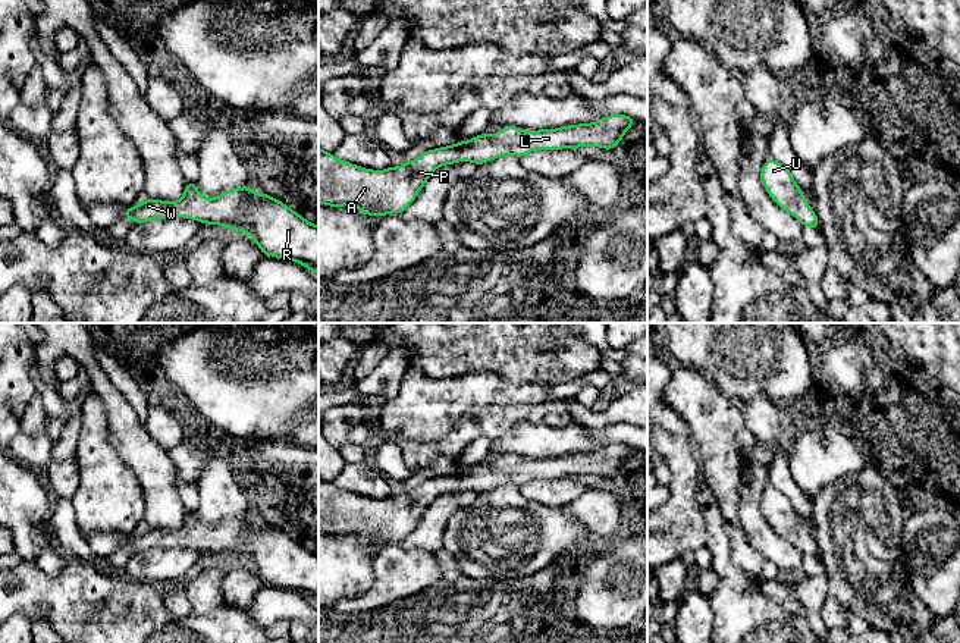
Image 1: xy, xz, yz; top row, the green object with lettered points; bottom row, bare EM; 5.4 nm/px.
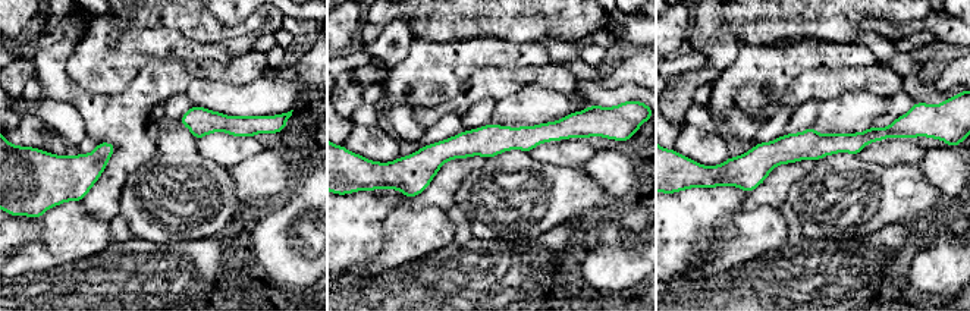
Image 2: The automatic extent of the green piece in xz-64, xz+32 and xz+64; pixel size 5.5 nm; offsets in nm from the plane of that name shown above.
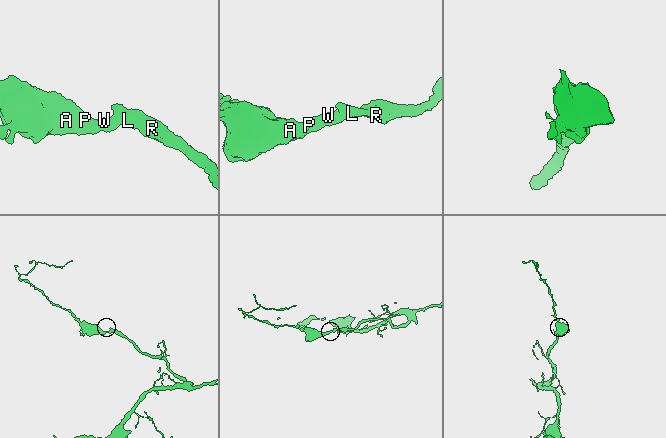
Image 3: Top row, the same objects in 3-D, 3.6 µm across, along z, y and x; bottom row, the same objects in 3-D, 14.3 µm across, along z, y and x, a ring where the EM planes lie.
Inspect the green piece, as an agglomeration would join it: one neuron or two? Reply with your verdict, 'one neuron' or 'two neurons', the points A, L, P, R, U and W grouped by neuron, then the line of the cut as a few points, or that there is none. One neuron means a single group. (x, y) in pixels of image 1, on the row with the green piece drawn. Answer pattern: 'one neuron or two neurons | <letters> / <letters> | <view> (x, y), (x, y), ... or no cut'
one neuron | A L P R U W | no cut

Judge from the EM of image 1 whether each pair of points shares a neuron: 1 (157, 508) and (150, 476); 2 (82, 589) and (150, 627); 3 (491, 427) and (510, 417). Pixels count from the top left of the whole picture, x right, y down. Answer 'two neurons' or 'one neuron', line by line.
1: one neuron
2: one neuron
3: one neuron

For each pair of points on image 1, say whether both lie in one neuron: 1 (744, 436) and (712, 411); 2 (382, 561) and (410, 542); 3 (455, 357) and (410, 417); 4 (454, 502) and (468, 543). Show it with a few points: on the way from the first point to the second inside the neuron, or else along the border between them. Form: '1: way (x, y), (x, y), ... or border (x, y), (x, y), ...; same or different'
1: border (742, 427), (737, 435), (737, 447), (747, 463); different
2: border (401, 543), (408, 548), (424, 548), (435, 554); different
3: border (408, 367), (416, 367), (429, 378), (473, 373); different
4: border (477, 495), (471, 504), (449, 518), (444, 543); different

